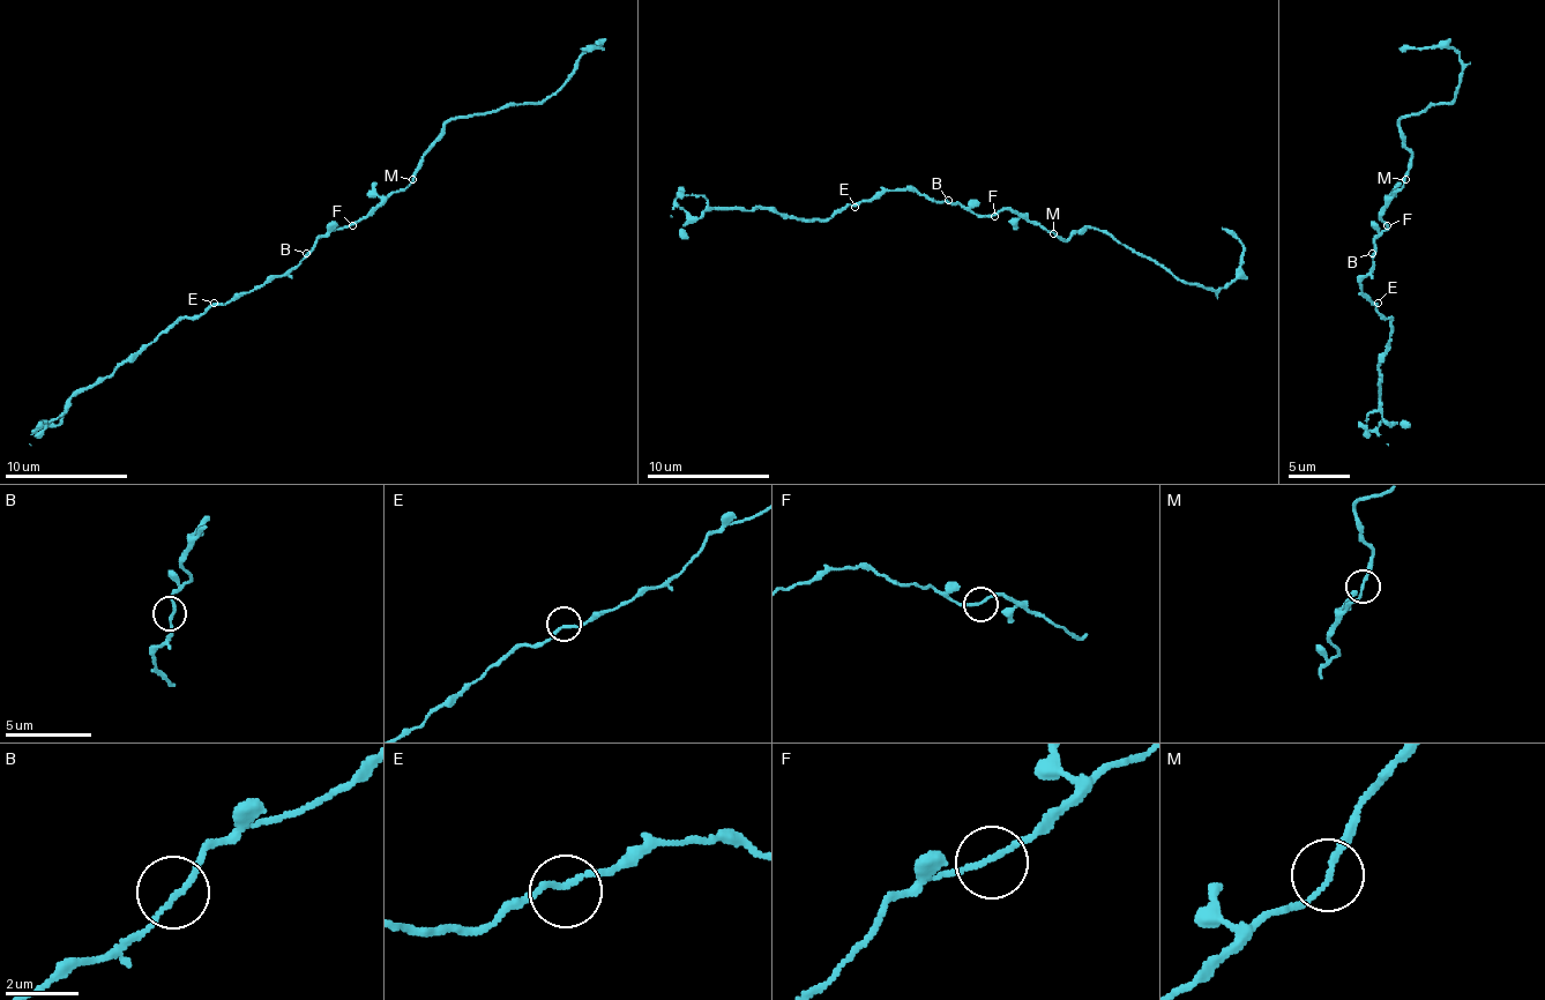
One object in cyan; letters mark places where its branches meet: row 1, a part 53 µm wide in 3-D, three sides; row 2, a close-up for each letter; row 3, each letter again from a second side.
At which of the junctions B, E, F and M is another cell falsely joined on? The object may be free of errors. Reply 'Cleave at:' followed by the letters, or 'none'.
Cleave at: none

